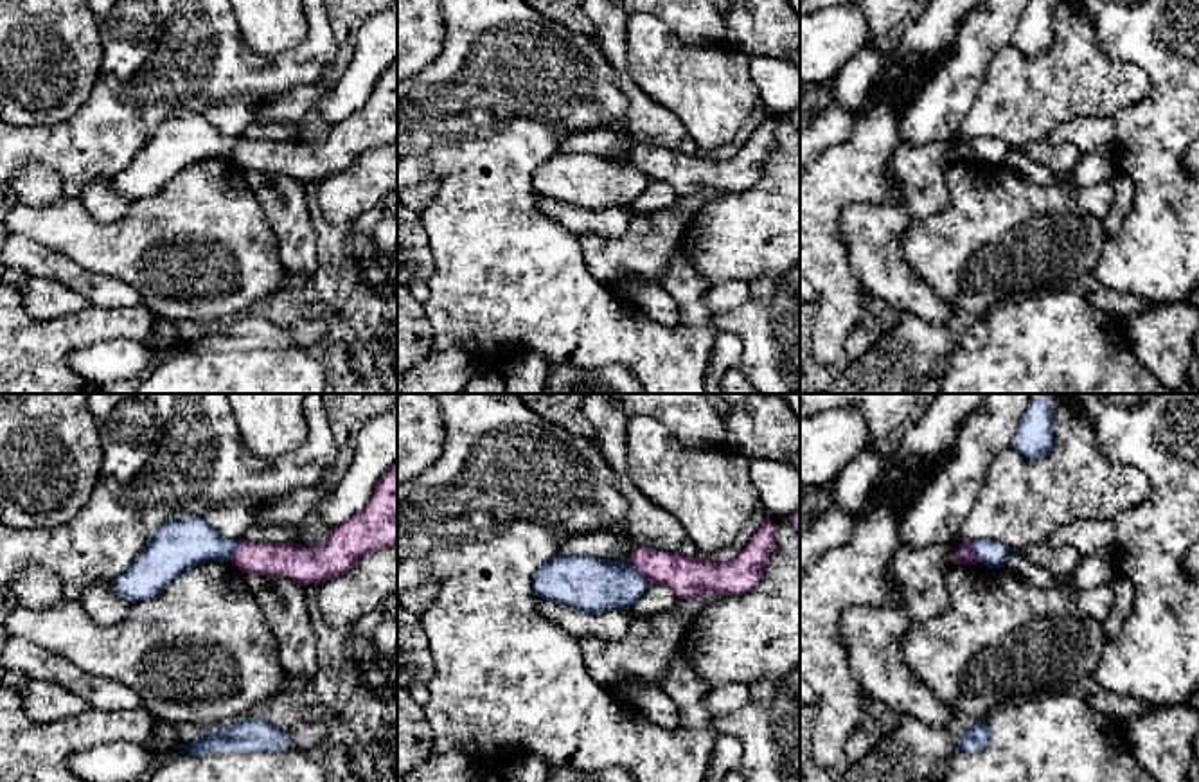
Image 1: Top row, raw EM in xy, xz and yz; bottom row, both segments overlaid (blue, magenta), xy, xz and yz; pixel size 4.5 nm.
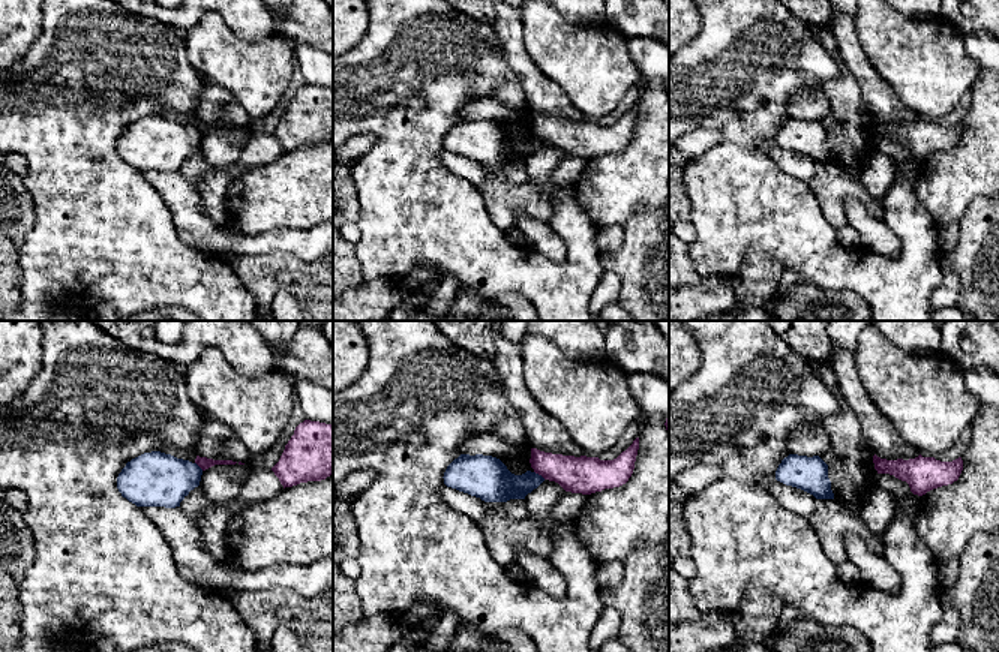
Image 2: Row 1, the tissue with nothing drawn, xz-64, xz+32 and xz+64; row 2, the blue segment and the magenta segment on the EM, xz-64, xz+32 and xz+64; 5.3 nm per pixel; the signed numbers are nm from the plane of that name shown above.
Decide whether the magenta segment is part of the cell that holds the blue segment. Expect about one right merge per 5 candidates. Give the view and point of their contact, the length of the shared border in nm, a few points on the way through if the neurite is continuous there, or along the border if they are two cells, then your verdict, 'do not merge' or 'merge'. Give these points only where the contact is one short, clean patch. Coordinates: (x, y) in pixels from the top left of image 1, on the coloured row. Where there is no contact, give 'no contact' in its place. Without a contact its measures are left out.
xz (637, 572) | 150 nm | along xz (626, 561), (649, 583) | do not merge

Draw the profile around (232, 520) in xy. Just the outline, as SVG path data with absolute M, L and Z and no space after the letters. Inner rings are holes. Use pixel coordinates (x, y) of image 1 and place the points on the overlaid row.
M232 502L221 507L212 507L205 512L203 520L225 539L239 541L252 527L259 505L246 502Z

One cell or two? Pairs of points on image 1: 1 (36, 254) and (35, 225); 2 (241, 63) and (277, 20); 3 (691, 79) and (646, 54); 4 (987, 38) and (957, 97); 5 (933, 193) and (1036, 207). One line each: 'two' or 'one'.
1: two
2: two
3: one
4: one
5: two

